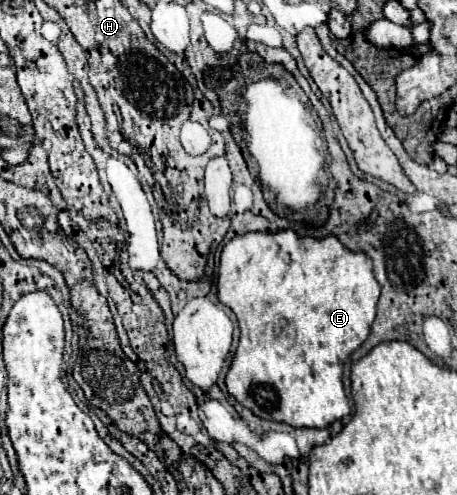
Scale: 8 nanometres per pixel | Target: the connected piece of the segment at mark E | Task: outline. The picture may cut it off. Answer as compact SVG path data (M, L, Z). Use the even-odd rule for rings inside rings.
M280 230L276 234L270 232L250 232L244 236L234 236L220 254L220 270L218 270L218 298L224 306L230 306L232 312L238 316L238 326L240 326L240 342L232 360L232 366L226 374L226 390L230 396L234 396L244 408L252 410L258 418L264 420L276 420L284 422L294 428L328 428L332 422L342 420L344 416L351 413L351 403L344 394L342 388L342 372L344 372L344 362L346 358L368 338L370 334L370 324L374 322L376 316L376 304L380 298L380 286L372 274L372 260L362 254L362 252L350 252L346 250L338 238L328 236L324 240L314 240L314 238L298 238L292 230ZM280 318L288 320L288 326L282 332L282 338L274 338L272 334L272 324Z

